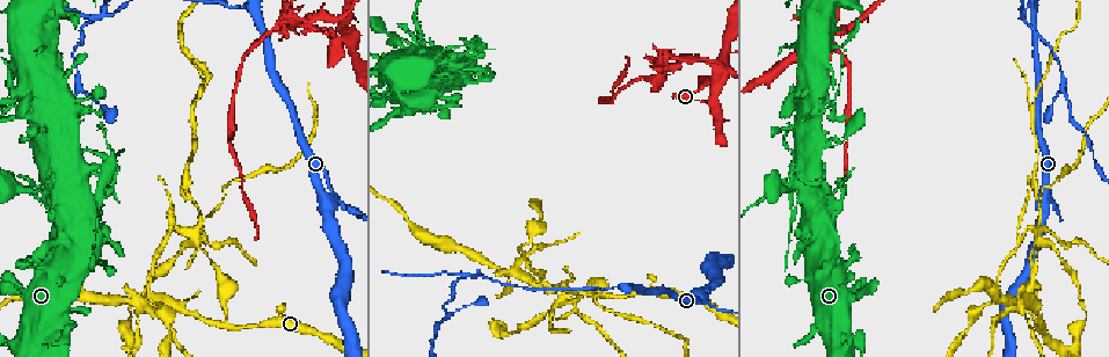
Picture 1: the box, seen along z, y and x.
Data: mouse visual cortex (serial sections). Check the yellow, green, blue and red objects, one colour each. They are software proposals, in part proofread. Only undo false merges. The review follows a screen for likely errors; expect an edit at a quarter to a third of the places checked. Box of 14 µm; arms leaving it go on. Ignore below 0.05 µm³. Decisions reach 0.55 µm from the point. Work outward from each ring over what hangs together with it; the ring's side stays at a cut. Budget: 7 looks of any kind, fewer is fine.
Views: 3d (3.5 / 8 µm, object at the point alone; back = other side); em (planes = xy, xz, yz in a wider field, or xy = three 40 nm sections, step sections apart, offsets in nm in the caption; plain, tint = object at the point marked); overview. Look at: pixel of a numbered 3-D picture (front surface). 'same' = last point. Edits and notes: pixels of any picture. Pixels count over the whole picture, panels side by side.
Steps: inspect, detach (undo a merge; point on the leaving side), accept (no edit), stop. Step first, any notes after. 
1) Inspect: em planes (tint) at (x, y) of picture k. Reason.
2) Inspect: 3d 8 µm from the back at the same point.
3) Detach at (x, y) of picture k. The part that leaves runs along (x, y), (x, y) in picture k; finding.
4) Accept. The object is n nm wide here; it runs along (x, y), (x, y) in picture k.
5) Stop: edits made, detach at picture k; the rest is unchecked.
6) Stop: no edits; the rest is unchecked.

Inspect: 3d 8 µm at (54, 182) of picture 1. Thin neck.

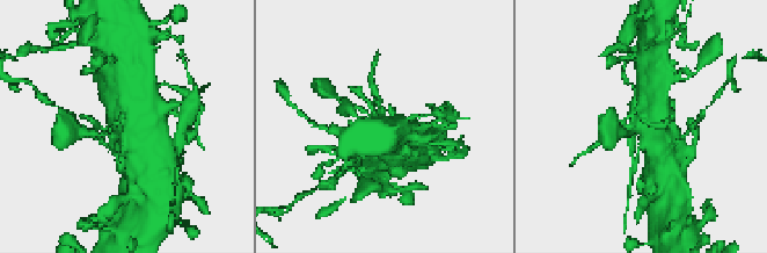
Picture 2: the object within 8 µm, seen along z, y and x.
Inspect: 3d 3.5 µm at (123, 123) of picture 2.

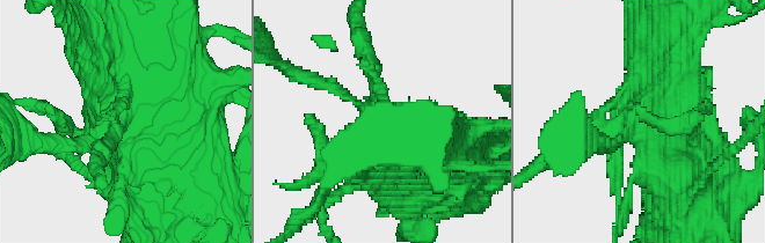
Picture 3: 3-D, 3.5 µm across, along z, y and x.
Inspect: em xy step 2 (tint) at (123, 121) of picture 3. Shape alone is not enough.

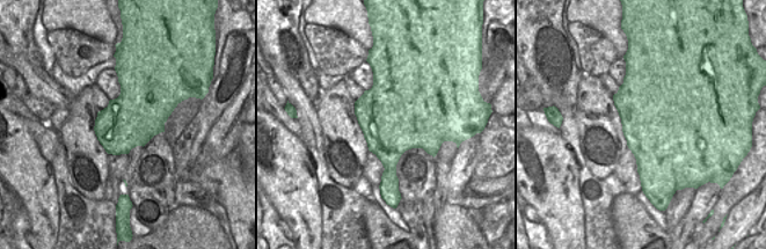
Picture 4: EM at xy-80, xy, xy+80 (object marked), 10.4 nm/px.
Accept. It runs along (691, 172), (667, 102), (657, 23) in picture 3; one cell here.

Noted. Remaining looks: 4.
Inspect: 3d 3.5 µm at (62, 116) of picture 1. Narrows sharply.

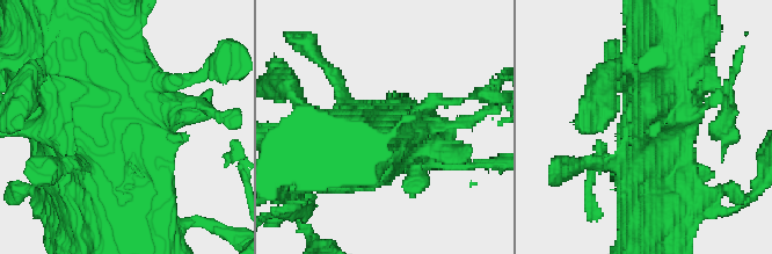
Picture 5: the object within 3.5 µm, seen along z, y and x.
Inspect: em xy step 5 (tint) at (119, 127) of picture 5. Need the tissue.

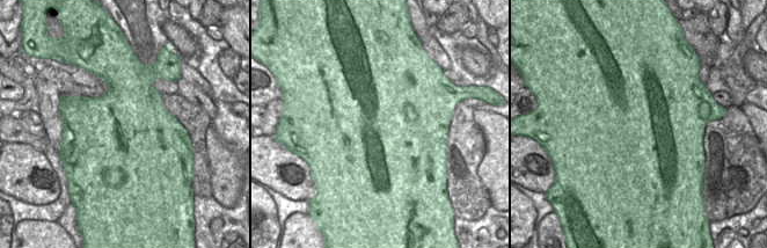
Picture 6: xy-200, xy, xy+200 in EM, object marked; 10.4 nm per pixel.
Accept. It runs along (121, 236), (121, 104), (110, 79) in picture 5; one cell here.

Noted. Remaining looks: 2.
Inspect: 3d 3.5 µm at (327, 203) of picture 1. Three-way junction.

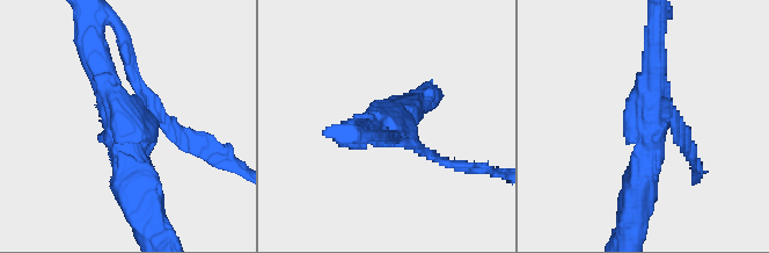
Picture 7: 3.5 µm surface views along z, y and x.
Inspect: em xy step 1 (tint) at (385, 124) of picture 7.

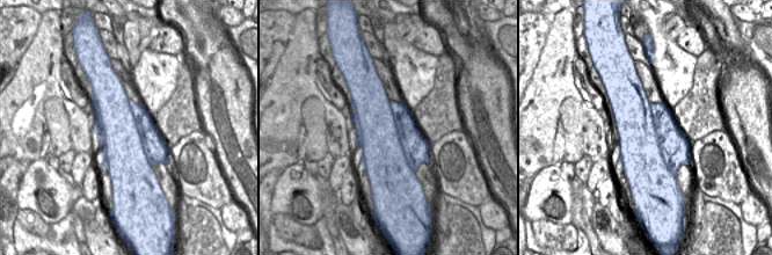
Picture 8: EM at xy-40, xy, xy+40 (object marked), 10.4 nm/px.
Accept. One cell here.

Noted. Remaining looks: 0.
Stop: no edits; the rest is unchecked.

